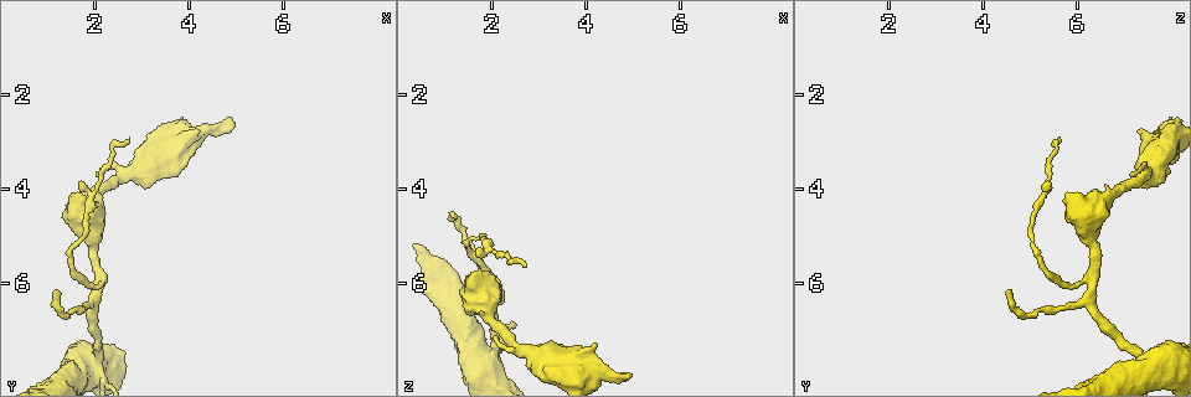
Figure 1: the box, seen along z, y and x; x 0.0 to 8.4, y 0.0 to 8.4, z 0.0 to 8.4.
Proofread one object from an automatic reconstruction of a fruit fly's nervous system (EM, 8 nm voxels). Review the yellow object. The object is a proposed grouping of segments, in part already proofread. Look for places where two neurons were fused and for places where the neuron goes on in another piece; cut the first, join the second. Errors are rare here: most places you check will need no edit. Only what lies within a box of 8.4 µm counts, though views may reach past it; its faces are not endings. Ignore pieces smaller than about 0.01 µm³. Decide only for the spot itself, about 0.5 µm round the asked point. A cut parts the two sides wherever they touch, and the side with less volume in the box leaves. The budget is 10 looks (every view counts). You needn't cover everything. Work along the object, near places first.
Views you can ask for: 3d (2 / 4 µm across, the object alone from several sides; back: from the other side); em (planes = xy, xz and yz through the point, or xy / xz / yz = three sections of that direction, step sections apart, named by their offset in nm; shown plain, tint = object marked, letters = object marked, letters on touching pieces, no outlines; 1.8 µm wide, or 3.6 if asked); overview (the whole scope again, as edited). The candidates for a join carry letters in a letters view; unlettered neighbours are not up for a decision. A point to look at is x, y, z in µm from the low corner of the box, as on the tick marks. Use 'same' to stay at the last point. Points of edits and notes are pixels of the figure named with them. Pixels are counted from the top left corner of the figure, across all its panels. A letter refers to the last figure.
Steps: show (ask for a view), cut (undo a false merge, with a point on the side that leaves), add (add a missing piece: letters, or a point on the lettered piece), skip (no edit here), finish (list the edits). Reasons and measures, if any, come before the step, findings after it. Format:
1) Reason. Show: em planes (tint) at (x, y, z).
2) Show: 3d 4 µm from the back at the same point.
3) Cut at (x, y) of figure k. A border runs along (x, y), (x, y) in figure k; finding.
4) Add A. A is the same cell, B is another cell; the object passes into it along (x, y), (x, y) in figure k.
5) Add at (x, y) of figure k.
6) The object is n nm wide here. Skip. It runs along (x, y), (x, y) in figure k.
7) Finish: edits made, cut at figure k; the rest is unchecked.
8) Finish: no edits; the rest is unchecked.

Branch stops here. Show: 3d 4 µm at (4.80, 2.50, 7.95).

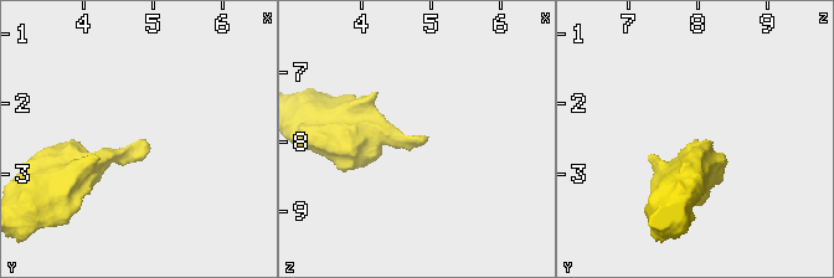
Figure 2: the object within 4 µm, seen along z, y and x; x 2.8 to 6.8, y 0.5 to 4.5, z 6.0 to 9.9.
Shape alone is not enough. Show: em planes (letters) at (4.80, 2.55, 7.95).

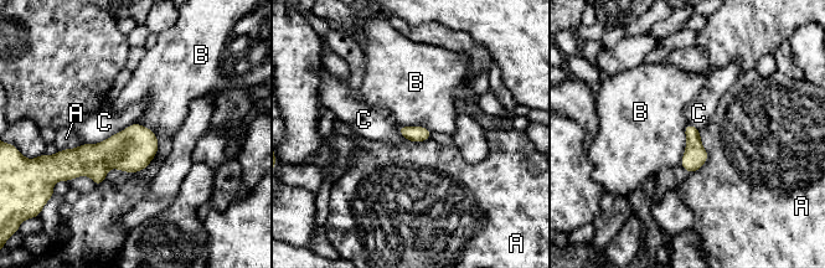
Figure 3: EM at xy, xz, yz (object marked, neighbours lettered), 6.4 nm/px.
The longest contact is with C, 380 nm. Skip. A, B and C are other cells; no lettered piece goes on from it.

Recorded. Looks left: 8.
Free end. Show: em planes (plain) at (2.00, 3.70, 7.15).

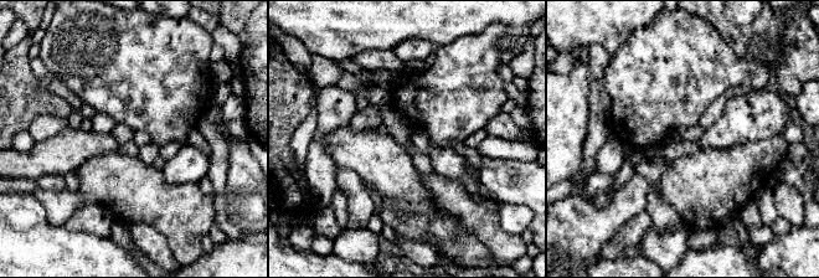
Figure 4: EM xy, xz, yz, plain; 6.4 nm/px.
Show: em planes (tint) at the same point.

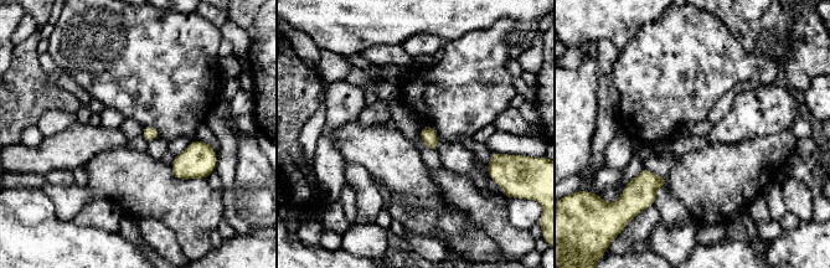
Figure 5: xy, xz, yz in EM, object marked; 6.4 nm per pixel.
What lies round it. Show: em planes (letters) at the same point.

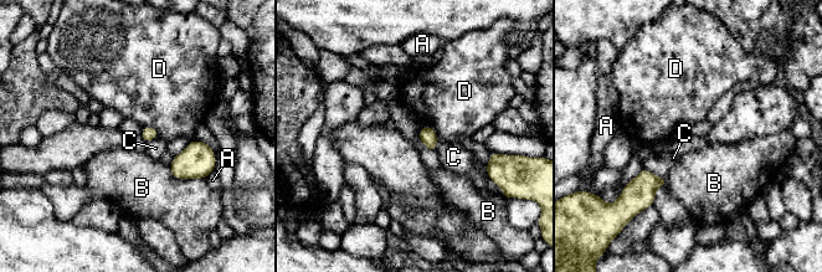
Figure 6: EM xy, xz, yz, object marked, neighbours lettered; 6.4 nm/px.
Skip. A, B, C and D are other cells; a border runs along (143, 126), (152, 126), (158, 134) in figure 6; no lettered piece goes on from it.

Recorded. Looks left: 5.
Branch stops here. Show: em planes (letters) at (1.15, 6.20, 4.55).

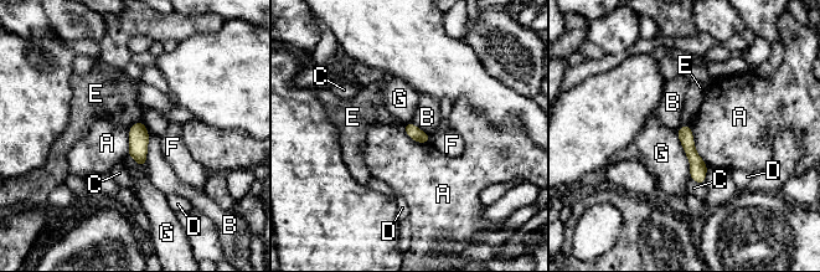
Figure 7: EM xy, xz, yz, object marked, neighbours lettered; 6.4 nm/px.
The longest contact is with G, 320 nm. Skip. A, B, C, D, E, F and G are other cells; no lettered piece goes on from it.

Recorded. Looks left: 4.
Show: em planes (letters) at (2.15, 5.90, 6.30).

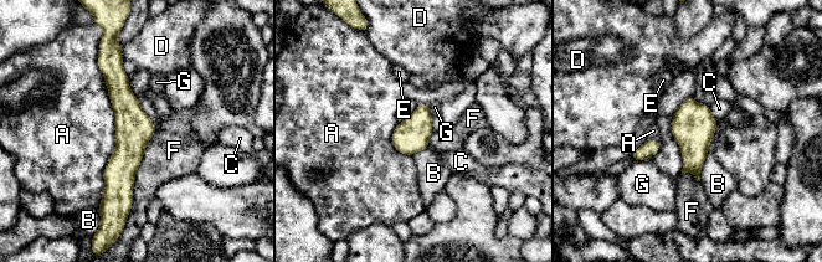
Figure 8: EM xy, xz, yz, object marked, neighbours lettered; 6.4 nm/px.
The longest contact is with A, 1000 nm. Skip. A, B, C, D, E, F and G are other cells; a border runs along (157, 128), (135, 173), (127, 217) in figure 8; continuous, no second neuron.

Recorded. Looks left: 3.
Finish: no edits; the rest is unchecked.

